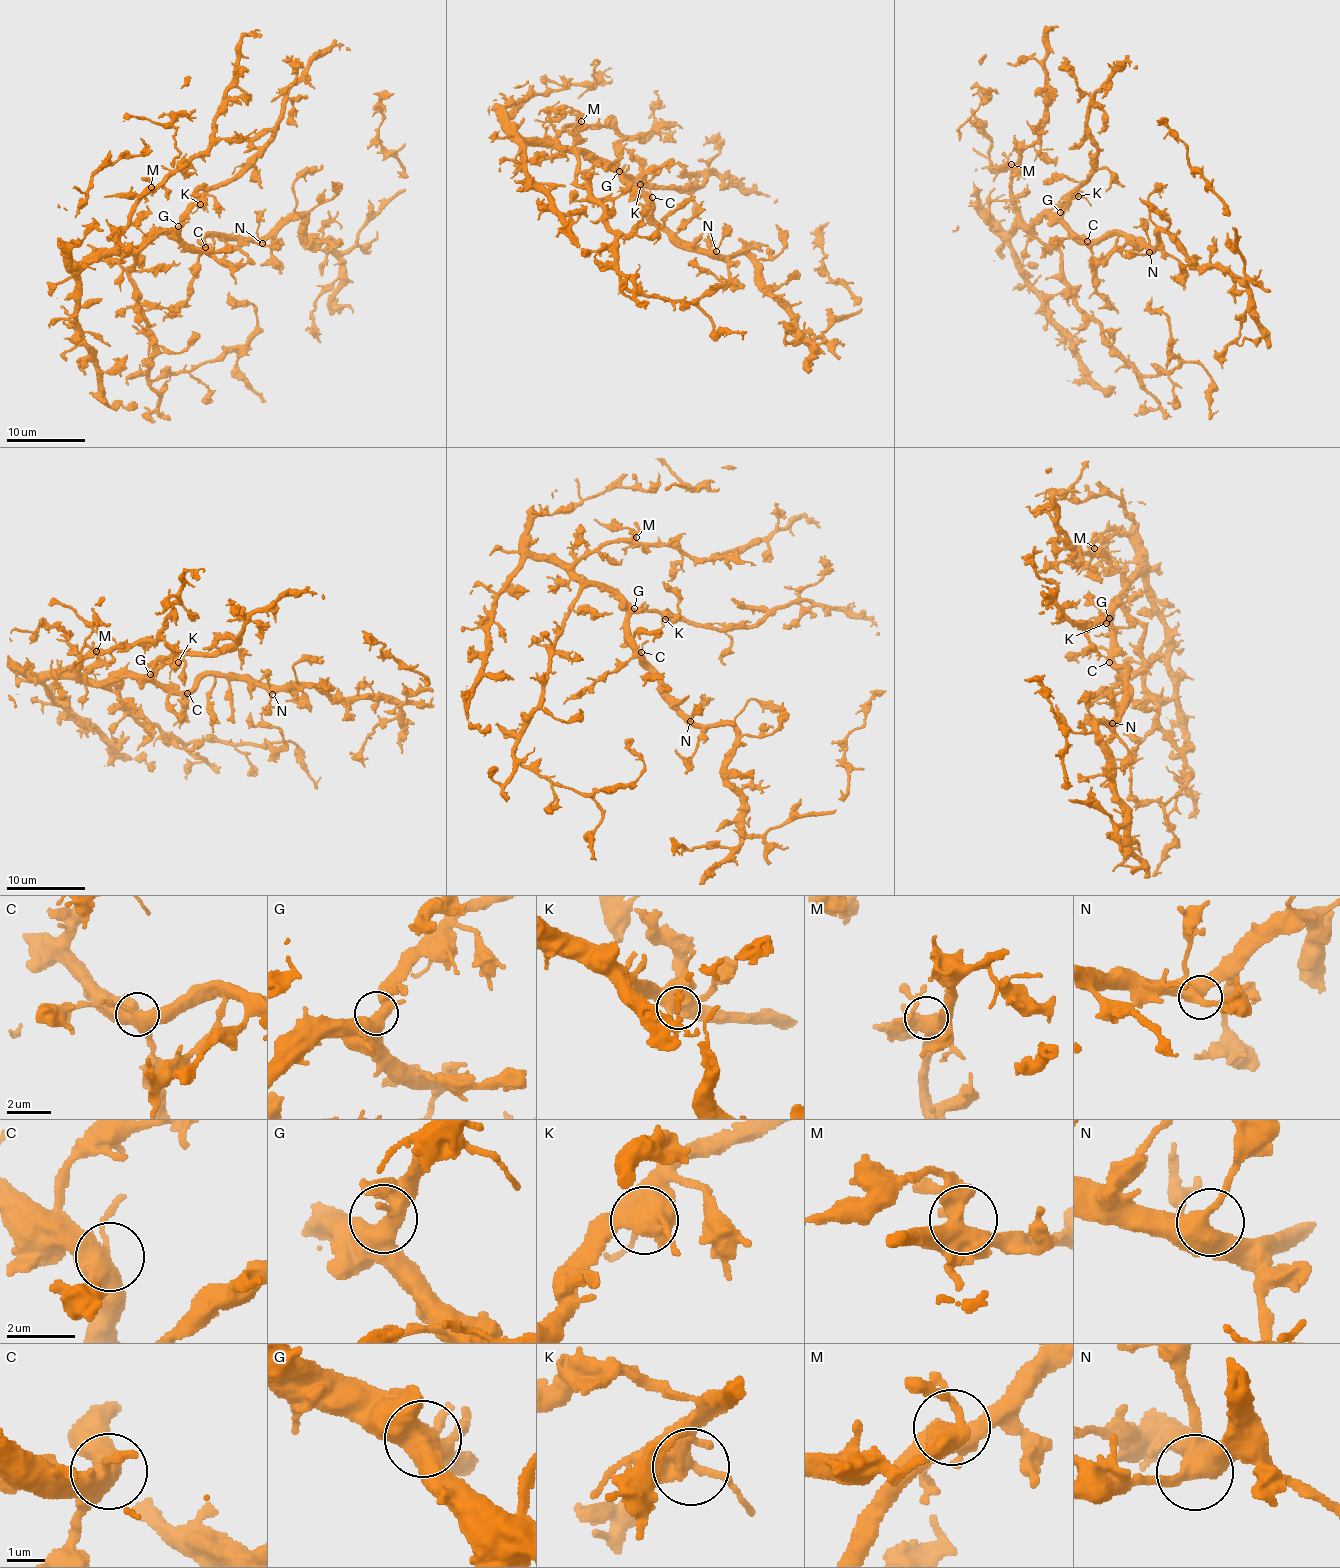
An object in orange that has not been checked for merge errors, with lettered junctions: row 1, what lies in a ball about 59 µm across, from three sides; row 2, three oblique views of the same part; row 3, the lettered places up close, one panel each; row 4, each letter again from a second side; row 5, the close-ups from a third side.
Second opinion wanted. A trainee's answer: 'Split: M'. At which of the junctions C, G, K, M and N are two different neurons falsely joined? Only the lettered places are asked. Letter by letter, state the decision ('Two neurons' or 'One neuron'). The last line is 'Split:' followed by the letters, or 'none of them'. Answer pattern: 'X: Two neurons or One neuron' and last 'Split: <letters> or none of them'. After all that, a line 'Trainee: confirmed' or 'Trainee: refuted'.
C: One neuron
G: One neuron
K: One neuron
M: One neuron
N: One neuron
Split: none of them
Trainee: refuted

